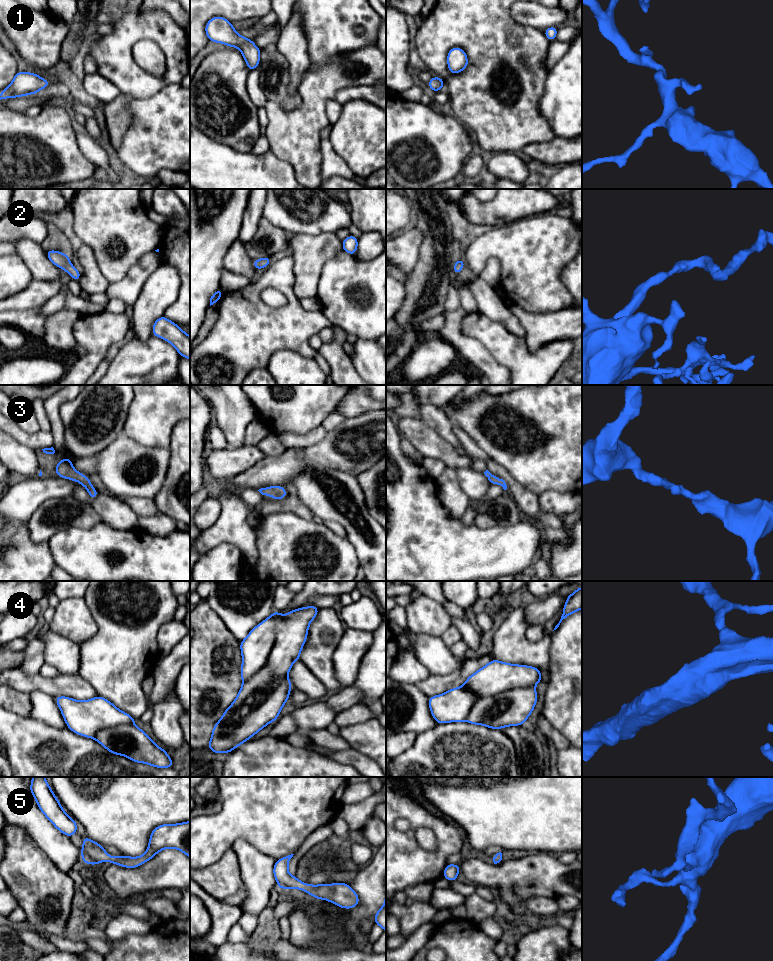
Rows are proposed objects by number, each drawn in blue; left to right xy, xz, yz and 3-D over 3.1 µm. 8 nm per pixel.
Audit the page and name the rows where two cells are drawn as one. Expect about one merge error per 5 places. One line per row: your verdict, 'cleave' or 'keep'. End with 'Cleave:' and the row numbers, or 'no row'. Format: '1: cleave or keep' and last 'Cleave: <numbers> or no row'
1: keep
2: keep
3: keep
4: keep
5: keep
Cleave: no row

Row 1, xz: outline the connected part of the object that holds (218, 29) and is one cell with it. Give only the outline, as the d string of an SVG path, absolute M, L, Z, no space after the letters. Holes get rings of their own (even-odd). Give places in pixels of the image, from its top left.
M221 16L213 17L207 22L205 33L209 41L237 47L247 63L249 72L259 65L261 49L253 43L252 39L240 36L229 20Z

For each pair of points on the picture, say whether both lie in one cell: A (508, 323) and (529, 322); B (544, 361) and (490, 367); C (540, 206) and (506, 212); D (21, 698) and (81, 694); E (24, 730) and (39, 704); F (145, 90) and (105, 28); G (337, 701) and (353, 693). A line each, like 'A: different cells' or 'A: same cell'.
A: different cells
B: different cells
C: same cell
D: different cells
E: different cells
F: different cells
G: same cell

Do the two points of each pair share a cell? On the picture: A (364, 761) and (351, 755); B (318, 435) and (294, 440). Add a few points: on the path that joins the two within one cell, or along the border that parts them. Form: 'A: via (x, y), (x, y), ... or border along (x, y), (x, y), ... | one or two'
A: via (361, 761), (354, 758) | one
B: via (312, 437), (300, 440) | one

